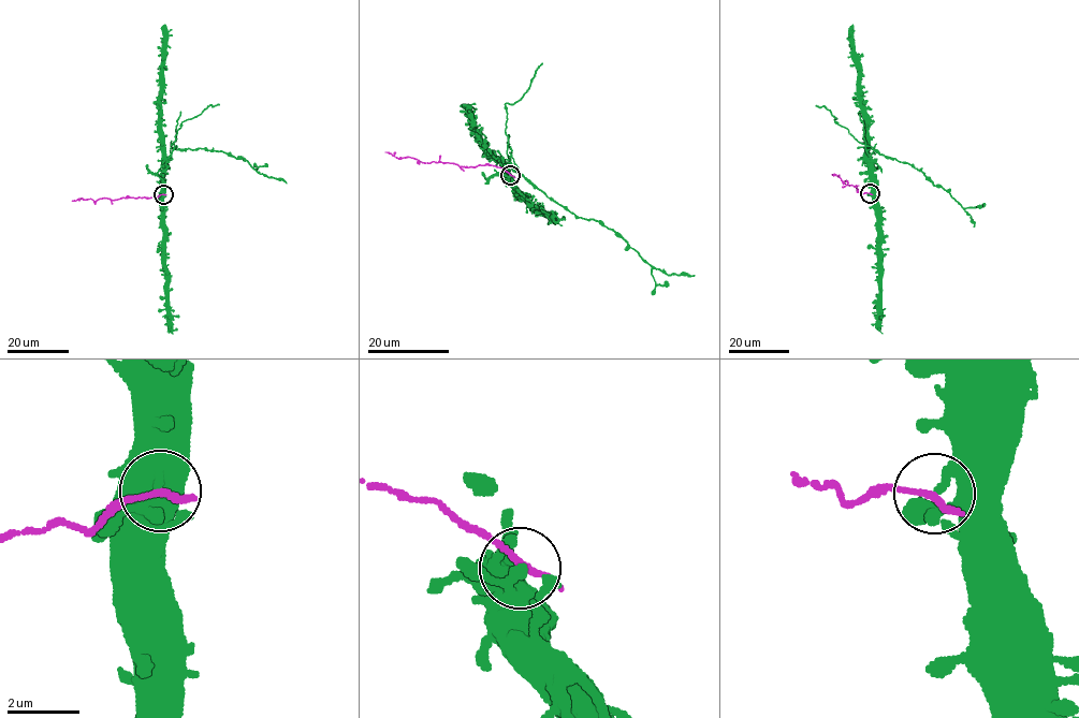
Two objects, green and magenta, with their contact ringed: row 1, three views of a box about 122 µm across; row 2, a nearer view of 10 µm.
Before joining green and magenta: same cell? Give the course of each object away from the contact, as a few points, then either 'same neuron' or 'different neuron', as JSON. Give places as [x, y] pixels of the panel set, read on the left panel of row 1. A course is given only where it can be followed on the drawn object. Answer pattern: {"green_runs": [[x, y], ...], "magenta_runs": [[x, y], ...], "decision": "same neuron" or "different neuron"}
{"green_runs": [[163, 194], [168, 157], [174, 148], [206, 148], [242, 157], [260, 173], [286, 182]], "magenta_runs": [[163, 194], [150, 198], [71, 201]], "decision": "different neuron"}

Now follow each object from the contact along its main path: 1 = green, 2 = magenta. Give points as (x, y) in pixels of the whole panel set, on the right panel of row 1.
1: (870, 193), (870, 157), (876, 151), (912, 165), (934, 185), (942, 186), (970, 216), (974, 226)
2: (870, 193), (859, 192), (839, 175), (831, 174)

